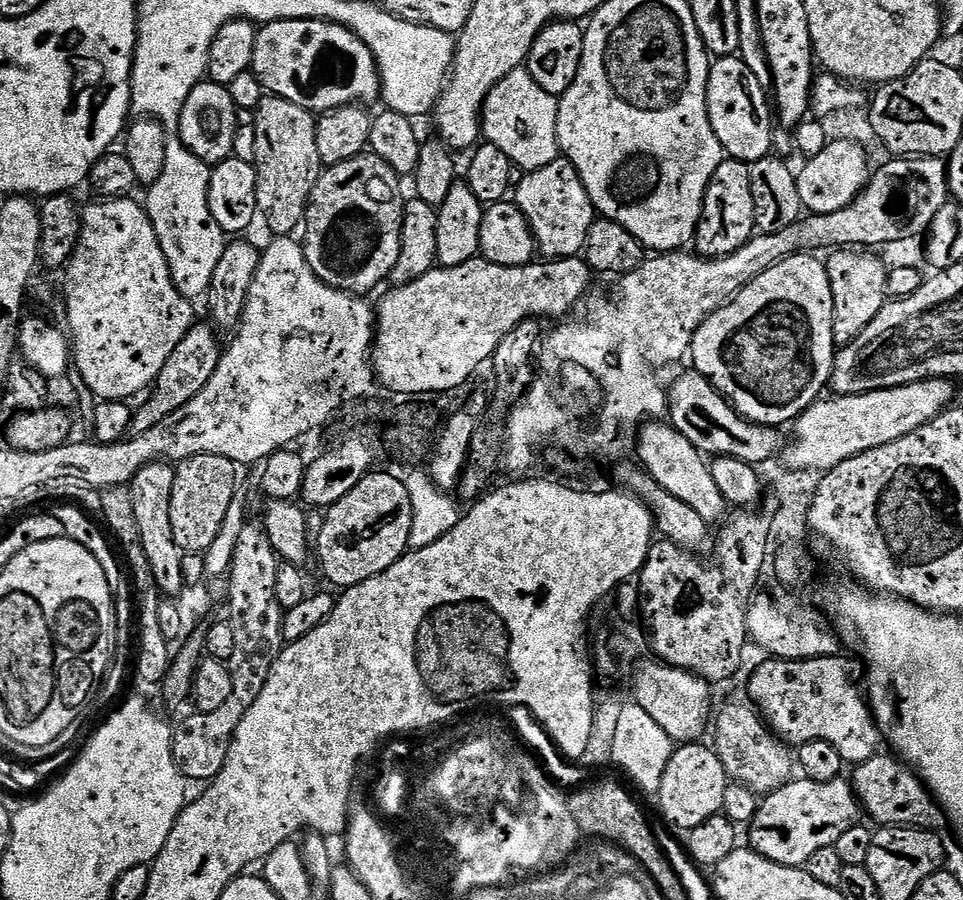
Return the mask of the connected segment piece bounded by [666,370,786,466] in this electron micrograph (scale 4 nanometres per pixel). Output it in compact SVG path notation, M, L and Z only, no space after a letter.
M695 370L682 373L673 382L672 388L670 384L666 395L666 412L669 417L672 415L672 427L677 428L682 438L686 438L686 442L693 444L702 454L712 458L733 456L747 464L761 466L771 456L779 457L785 447L786 440L780 437L779 427L754 424L739 416L735 408L716 391L716 387Z

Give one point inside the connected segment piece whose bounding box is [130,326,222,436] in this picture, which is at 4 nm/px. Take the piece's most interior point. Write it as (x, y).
(186, 372)

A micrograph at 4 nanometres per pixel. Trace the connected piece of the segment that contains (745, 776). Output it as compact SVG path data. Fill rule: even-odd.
M740 694L733 700L726 701L721 706L720 713L718 712L719 708L714 716L716 737L710 740L710 744L716 757L722 762L729 781L741 784L752 793L767 794L775 792L777 788L793 779L793 753L786 747L785 741L776 736L764 723L763 716L747 695Z

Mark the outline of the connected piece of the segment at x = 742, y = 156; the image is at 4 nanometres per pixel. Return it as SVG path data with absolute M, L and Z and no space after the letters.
M739 55L722 56L711 61L708 69L708 118L718 142L724 147L725 153L731 159L743 160L745 164L753 164L755 160L761 160L773 151L772 126L768 122L770 114L764 110L765 87L754 78L752 71L740 60Z

